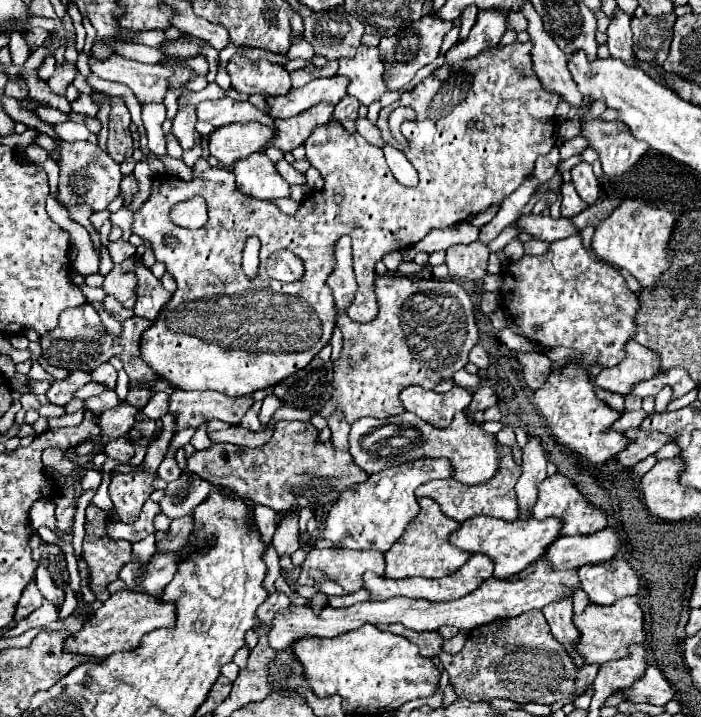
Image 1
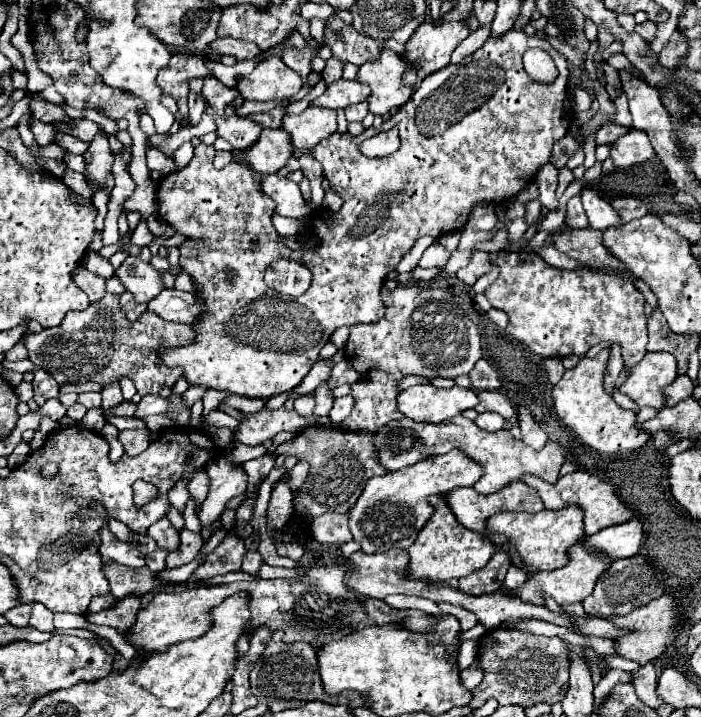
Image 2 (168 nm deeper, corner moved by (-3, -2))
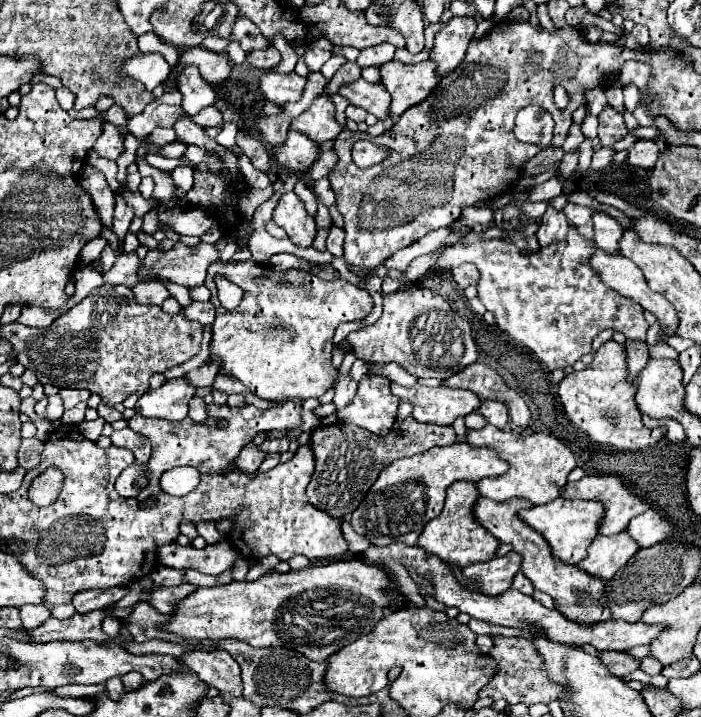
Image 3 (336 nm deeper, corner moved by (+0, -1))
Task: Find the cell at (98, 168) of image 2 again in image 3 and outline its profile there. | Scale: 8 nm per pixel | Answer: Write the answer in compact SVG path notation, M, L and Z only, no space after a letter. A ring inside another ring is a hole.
M104 123L104 131L100 135L100 139L96 141L94 145L94 151L100 155L100 157L106 157L106 159L118 159L122 153L124 153L124 137L120 133L120 129L112 123Z

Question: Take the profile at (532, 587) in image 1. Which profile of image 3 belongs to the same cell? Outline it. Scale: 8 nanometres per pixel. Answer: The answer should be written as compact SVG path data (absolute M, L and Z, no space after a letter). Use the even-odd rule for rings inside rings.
M618 533L612 537L598 535L588 549L588 557L584 561L580 561L578 565L580 565L580 569L588 571L590 575L602 577L608 581L616 575L616 571L620 567L626 565L626 561L638 549L640 547L626 533Z

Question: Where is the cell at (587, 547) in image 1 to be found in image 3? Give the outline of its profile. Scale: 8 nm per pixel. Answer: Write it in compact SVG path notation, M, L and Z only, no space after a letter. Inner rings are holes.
M648 509L646 513L634 517L626 529L626 533L640 545L652 547L674 533L674 525L662 517L656 509Z

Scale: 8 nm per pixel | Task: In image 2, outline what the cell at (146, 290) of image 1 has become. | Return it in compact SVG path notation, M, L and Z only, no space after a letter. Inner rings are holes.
M175 288L163 290L147 306L159 318L169 320L169 322L191 324L203 314L203 302L193 292L181 292Z

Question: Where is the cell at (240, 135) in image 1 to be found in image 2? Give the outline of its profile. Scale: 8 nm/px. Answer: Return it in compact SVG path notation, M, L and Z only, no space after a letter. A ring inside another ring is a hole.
M265 128L259 136L259 142L255 142L251 150L235 150L233 154L245 160L257 174L271 174L287 164L293 150L295 148L291 146L289 134L285 134L281 128Z

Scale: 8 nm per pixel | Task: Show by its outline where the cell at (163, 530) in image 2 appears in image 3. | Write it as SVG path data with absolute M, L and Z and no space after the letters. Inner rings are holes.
M222 541L218 545L206 545L204 549L182 547L178 543L162 545L158 549L158 561L166 567L174 569L198 569L208 575L222 575L228 571L238 557L238 551Z

